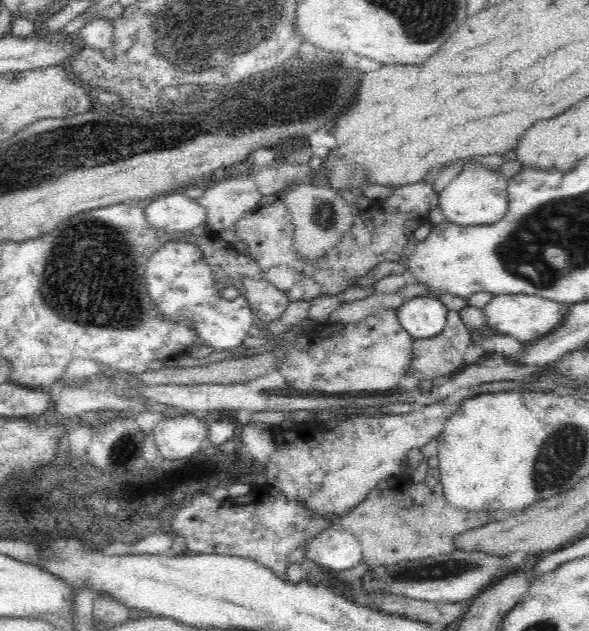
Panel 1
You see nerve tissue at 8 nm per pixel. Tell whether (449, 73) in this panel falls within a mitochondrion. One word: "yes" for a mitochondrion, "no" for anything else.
no

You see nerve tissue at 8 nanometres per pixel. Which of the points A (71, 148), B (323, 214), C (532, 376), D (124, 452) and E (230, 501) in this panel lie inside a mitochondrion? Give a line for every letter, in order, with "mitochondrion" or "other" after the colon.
A: mitochondrion
B: mitochondrion
C: other
D: other
E: other

